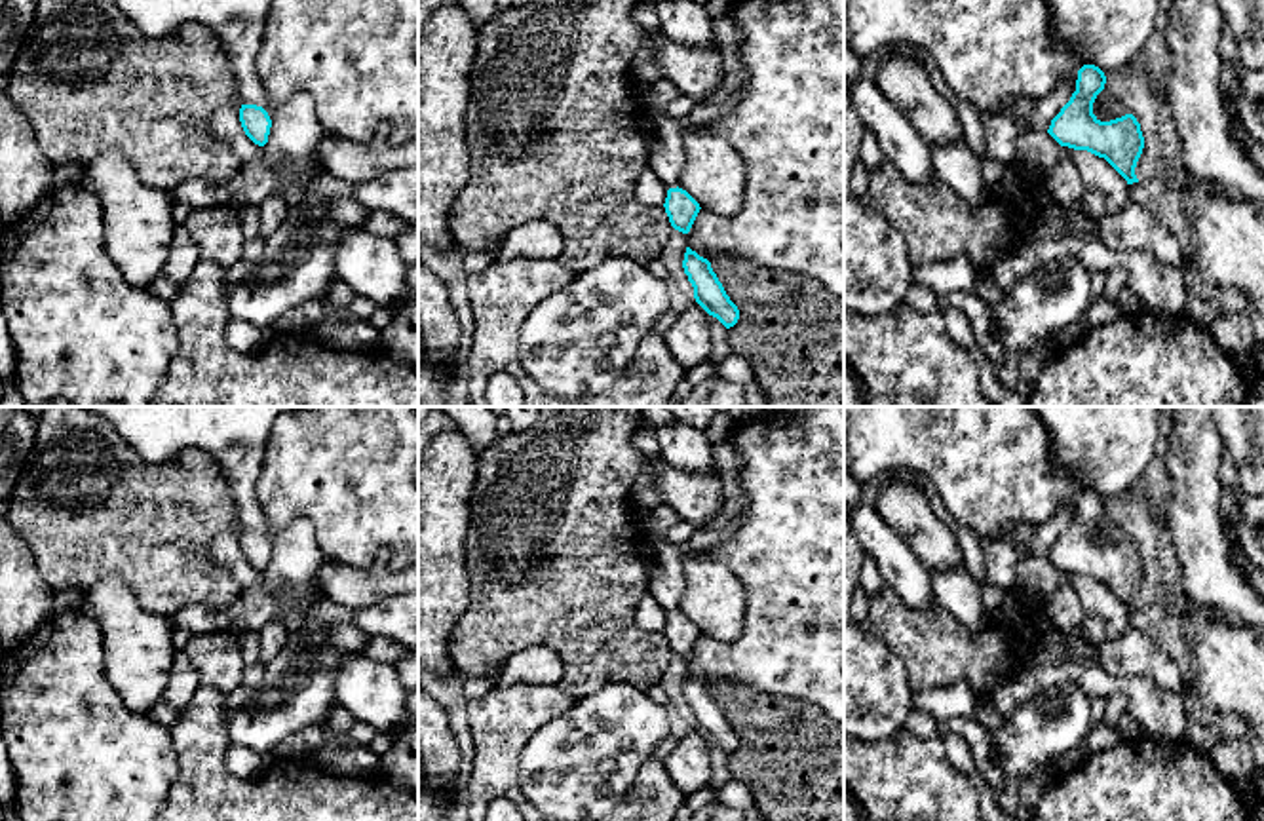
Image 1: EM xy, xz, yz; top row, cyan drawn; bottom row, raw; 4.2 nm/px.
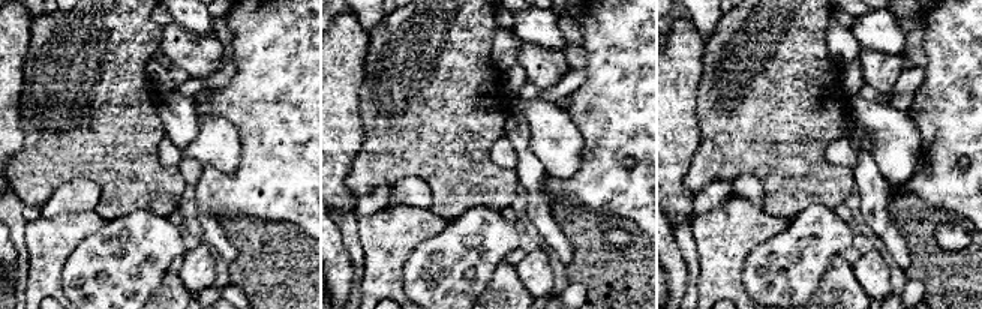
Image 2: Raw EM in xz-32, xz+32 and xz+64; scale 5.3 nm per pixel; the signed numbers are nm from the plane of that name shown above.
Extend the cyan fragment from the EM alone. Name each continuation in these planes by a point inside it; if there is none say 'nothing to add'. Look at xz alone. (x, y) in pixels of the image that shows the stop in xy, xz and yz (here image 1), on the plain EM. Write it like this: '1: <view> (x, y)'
1: xz (666, 580)

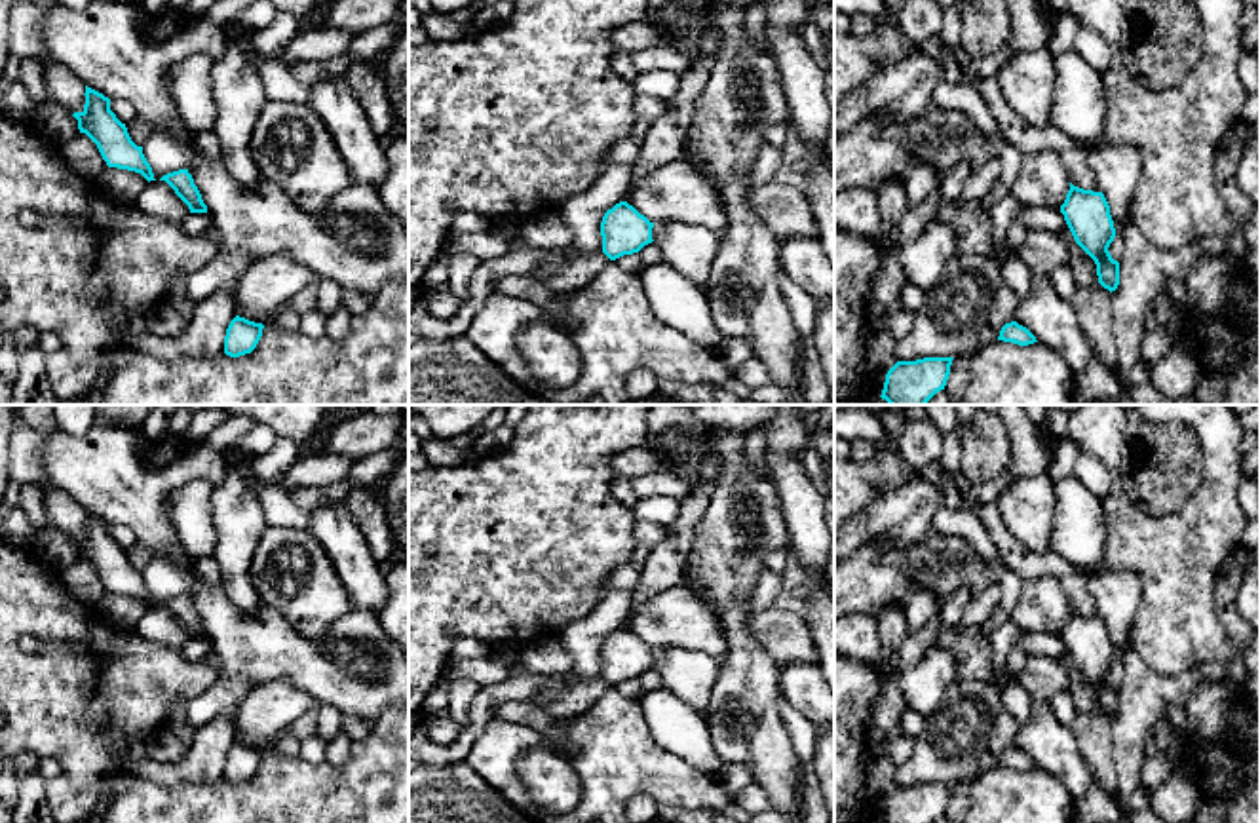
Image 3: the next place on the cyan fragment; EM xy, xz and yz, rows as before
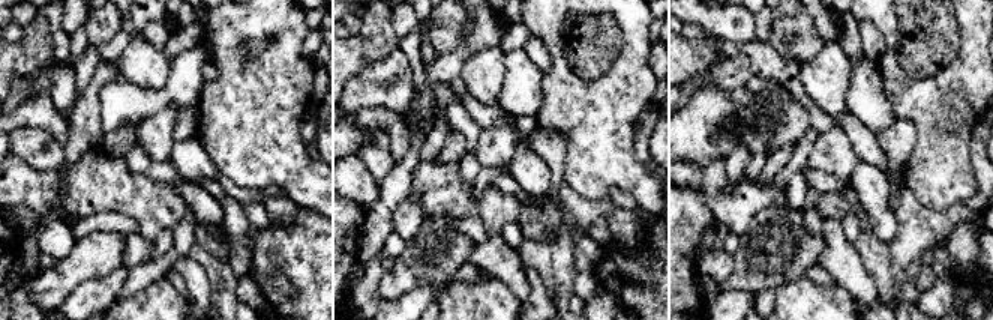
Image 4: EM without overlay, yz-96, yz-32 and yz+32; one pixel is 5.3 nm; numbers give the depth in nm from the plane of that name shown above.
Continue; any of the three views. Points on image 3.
nothing to add

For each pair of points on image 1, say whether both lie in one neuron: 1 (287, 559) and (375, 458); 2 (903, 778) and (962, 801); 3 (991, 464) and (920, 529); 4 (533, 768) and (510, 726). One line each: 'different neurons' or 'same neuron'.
1: different neurons
2: same neuron
3: different neurons
4: different neurons

